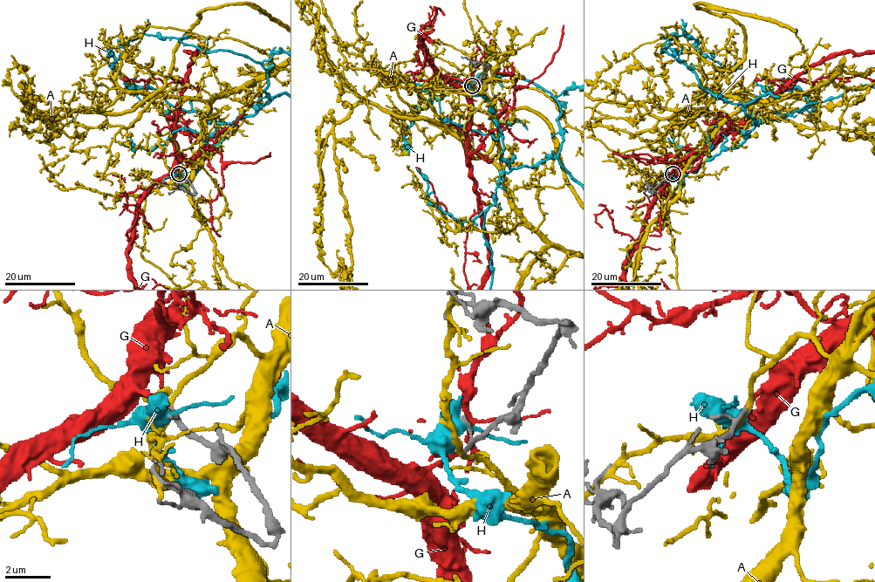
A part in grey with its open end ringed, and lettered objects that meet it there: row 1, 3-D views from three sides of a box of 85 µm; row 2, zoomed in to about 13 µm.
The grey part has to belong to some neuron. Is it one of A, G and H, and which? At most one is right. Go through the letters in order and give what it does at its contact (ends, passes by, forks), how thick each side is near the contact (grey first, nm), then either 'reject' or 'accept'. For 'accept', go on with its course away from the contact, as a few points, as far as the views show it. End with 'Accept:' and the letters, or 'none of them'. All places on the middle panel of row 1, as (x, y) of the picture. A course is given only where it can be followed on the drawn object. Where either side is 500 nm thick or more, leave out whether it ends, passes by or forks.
A: it passes by | 160/240 nm | reject
G: it passes by | 160/150 nm | accept
H: it passes by | 130/440 nm | reject
Accept: G

